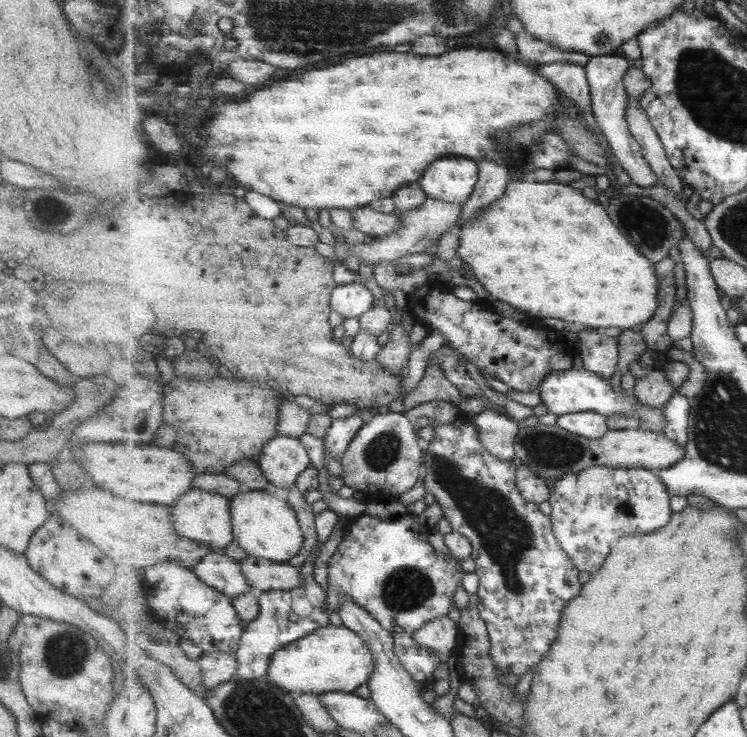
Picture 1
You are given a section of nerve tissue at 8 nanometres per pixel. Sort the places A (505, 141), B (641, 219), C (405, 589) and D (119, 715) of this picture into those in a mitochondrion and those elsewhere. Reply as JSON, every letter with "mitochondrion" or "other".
{"A":"mitochondrion","B":"mitochondrion","C":"mitochondrion","D":"other"}

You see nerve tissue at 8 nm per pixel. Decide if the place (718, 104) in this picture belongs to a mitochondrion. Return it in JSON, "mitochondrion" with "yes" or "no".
{"mitochondrion":"yes"}

